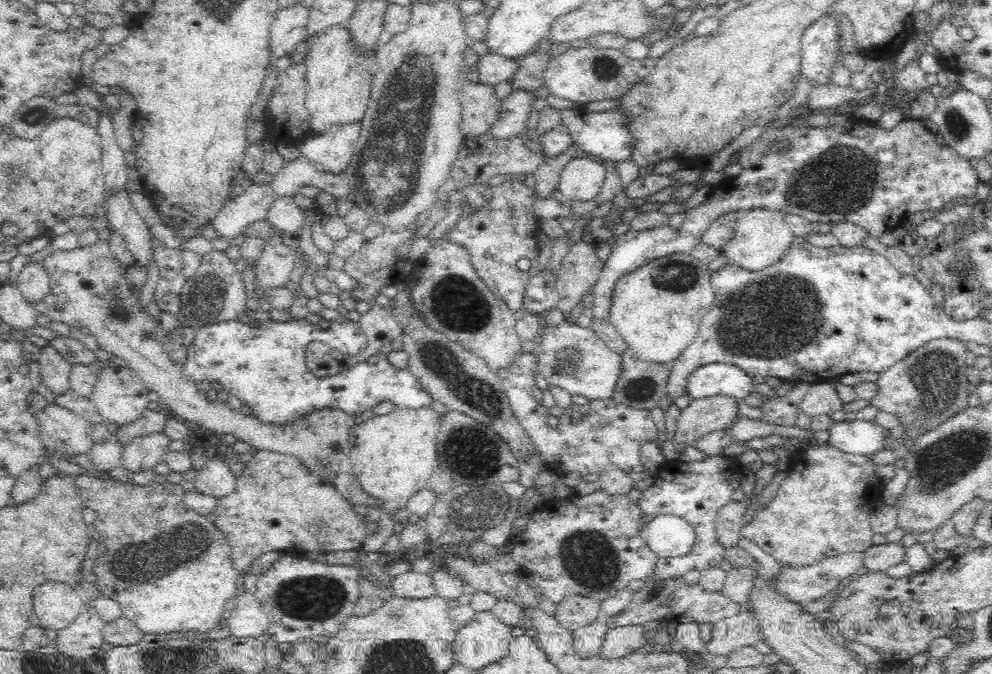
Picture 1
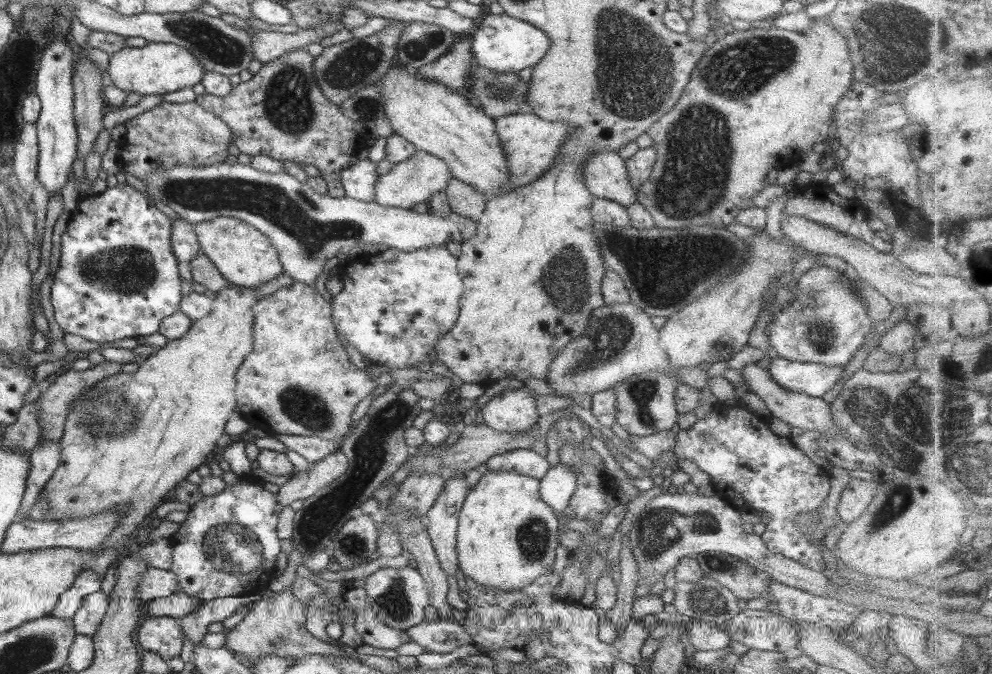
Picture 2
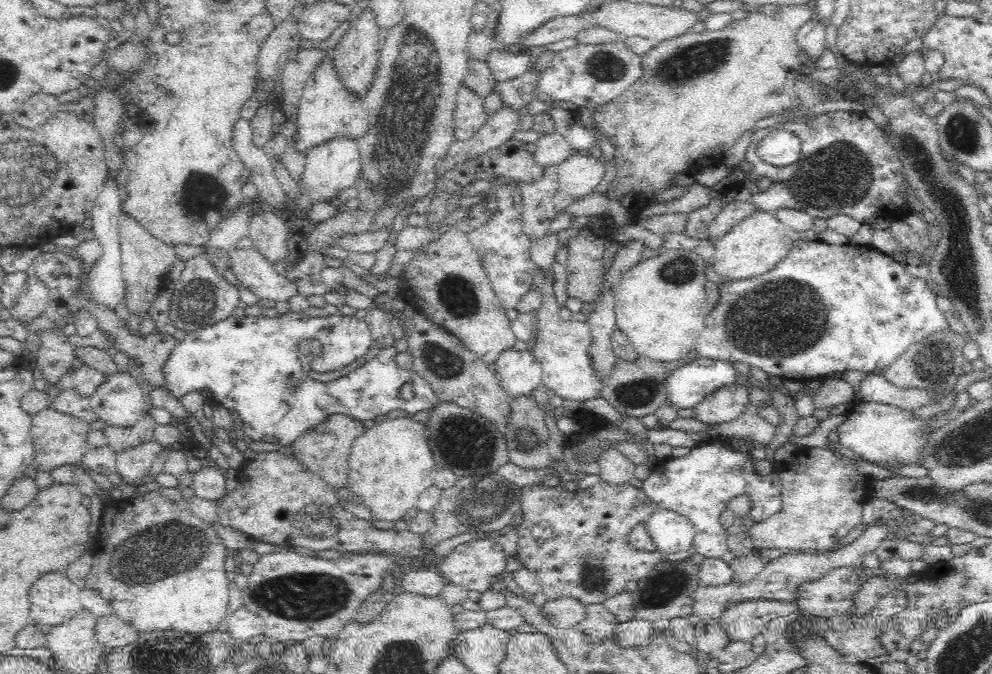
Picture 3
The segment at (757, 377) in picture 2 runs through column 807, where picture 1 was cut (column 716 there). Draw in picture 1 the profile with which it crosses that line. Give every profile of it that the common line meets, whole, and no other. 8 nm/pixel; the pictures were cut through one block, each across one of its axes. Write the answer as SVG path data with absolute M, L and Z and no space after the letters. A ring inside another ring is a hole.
M722 395L692 399L676 416L673 446L692 448L708 434L732 425L739 417L737 401Z

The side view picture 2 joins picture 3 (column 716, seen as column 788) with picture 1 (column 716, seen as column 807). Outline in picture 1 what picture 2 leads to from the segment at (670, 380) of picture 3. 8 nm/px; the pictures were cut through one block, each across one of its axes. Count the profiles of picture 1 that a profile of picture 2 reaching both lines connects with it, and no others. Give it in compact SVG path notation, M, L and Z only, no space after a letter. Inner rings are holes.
M712 363L696 368L686 380L688 390L693 399L727 396L742 400L756 392L752 377L735 364Z

